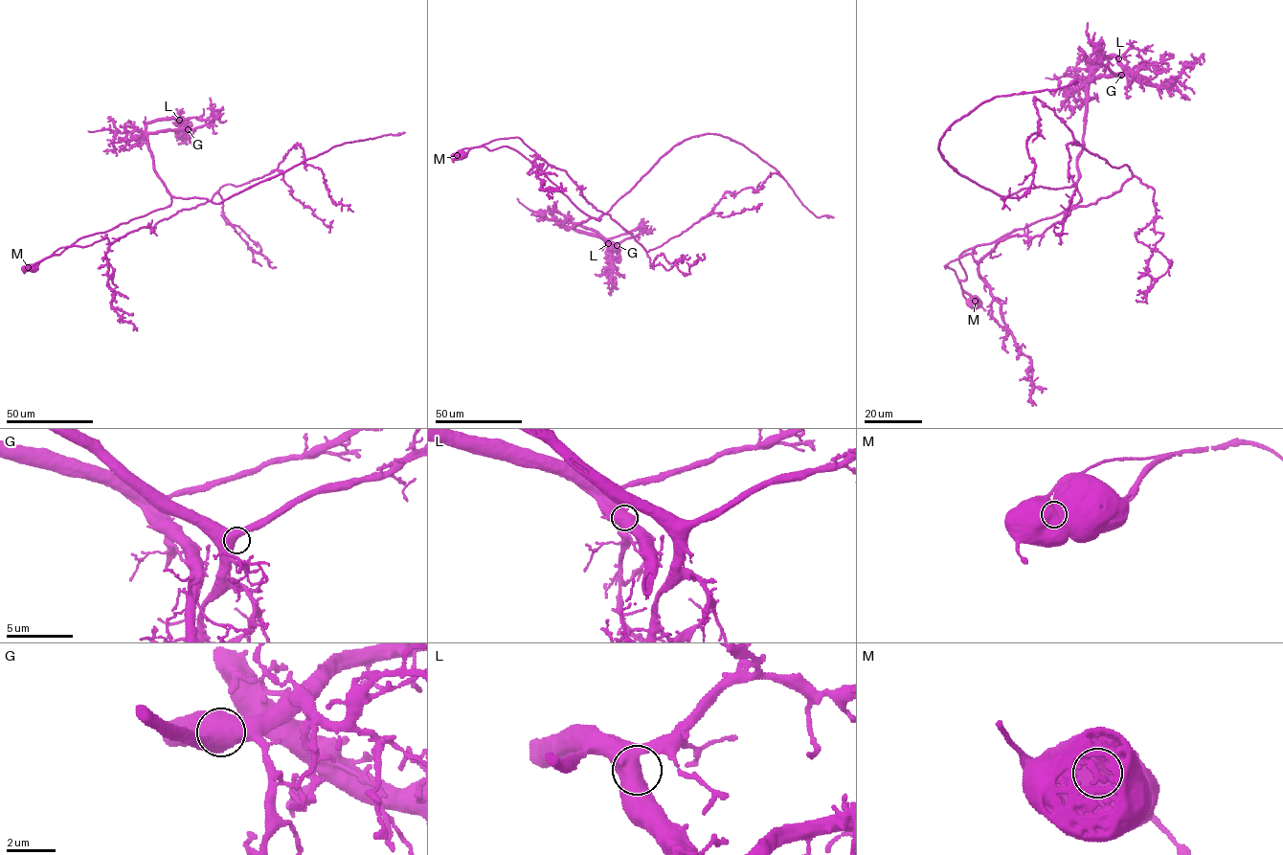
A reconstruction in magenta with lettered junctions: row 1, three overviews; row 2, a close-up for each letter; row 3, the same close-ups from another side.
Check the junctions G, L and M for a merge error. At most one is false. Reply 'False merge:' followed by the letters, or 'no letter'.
False merge: M

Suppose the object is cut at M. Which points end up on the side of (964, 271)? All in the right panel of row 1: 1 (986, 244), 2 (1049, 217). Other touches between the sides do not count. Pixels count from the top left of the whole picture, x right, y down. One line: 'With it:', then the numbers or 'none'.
With it: 1, 2

